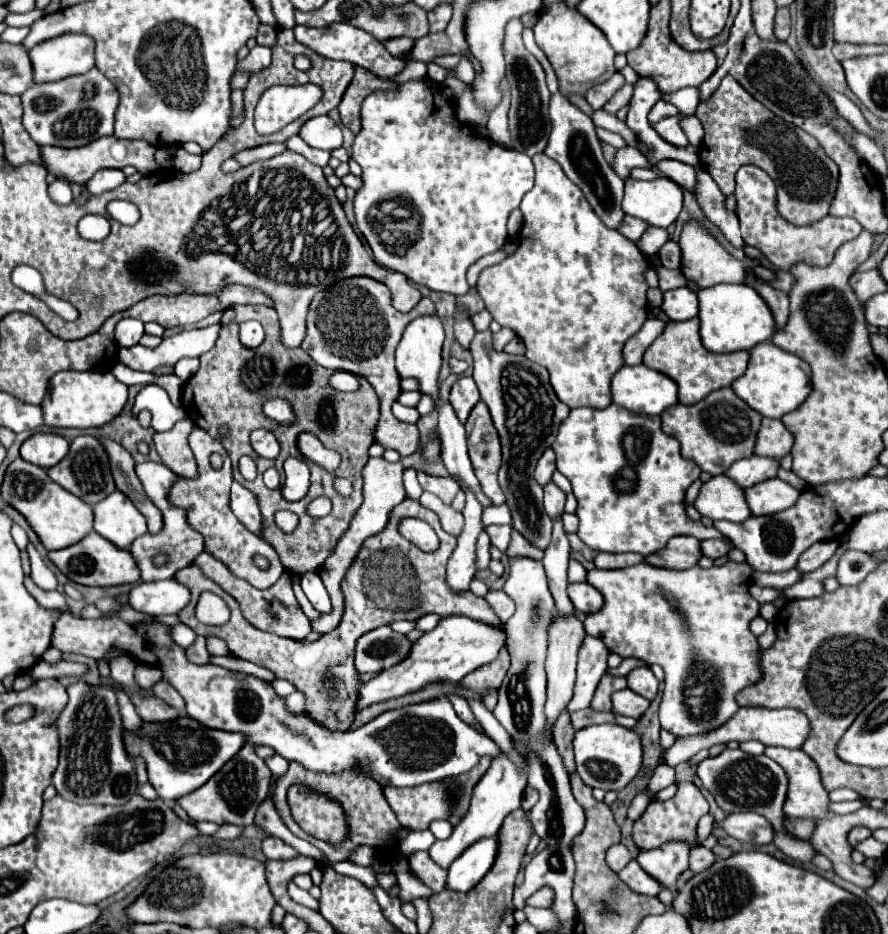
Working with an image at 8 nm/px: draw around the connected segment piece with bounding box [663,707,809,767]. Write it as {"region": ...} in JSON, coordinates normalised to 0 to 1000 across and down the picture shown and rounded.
{"region":[[[834,757],[814,778],[801,783],[801,785],[794,785],[794,787],[783,787],[783,789],[774,789],[771,793],[765,791],[758,796],[756,802],[751,802],[747,806],[747,815],[753,819],[753,821],[760,821],[765,819],[767,815],[774,815],[776,810],[780,810],[783,806],[787,806],[789,802],[798,802],[801,798],[807,798],[807,796],[821,796],[821,793],[830,793],[830,796],[837,796],[837,793],[843,793],[843,791],[850,791],[850,793],[857,793],[859,798],[875,798],[875,800],[889,800],[889,802],[900,802],[904,798],[904,793],[909,791],[911,787],[911,770],[900,763],[898,759],[861,759],[861,757]]]}

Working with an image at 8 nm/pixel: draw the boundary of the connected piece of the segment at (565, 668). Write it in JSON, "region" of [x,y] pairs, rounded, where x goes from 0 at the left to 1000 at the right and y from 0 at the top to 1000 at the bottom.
{"region":[[[630,656],[625,658],[625,665],[620,667],[620,673],[616,678],[618,695],[616,695],[616,708],[614,708],[614,718],[616,718],[614,763],[616,763],[616,770],[618,770],[618,781],[623,781],[623,774],[630,768],[632,759],[639,757],[639,753],[645,746],[650,697],[652,697],[652,686],[657,686],[657,682],[659,682],[659,673],[657,673],[657,667],[650,663],[648,656],[643,661],[630,661]]]}

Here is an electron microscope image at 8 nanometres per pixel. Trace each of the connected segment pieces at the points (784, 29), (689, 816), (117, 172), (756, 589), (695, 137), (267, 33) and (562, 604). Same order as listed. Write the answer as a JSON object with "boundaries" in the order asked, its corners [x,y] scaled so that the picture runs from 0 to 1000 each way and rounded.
{"boundaries":[[[[877,7],[873,16],[873,37],[877,44],[886,44],[891,33],[891,14],[889,7]]],[[[765,838],[765,845],[758,855],[753,858],[735,858],[729,868],[713,881],[713,903],[720,909],[738,909],[740,905],[749,905],[756,900],[769,900],[776,905],[776,909],[785,907],[785,879],[789,873],[798,868],[798,860],[794,851],[785,845],[780,838]]],[[[114,181],[98,194],[98,204],[102,209],[114,209],[118,204],[125,204],[134,196],[141,196],[141,187],[136,181]]],[[[846,626],[846,637],[855,643],[855,646],[870,646],[877,639],[882,639],[882,633],[877,631],[868,631],[868,628],[855,628],[855,626]]],[[[771,125],[771,127],[767,127],[765,134],[767,134],[767,138],[778,155],[785,157],[792,151],[792,136],[789,136],[785,125]]],[[[294,26],[292,28],[291,36],[288,39],[288,44],[291,48],[307,50],[312,43],[311,29],[304,27]]],[[[632,554],[623,558],[623,579],[614,588],[611,605],[618,620],[618,633],[625,641],[625,650],[632,658],[643,658],[648,652],[639,637],[639,603],[641,603],[641,579],[634,566]]]]}

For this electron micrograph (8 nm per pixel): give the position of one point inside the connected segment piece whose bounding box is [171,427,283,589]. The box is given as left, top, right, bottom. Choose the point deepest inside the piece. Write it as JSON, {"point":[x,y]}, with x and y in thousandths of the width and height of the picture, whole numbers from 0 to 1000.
{"point":[232,534]}

